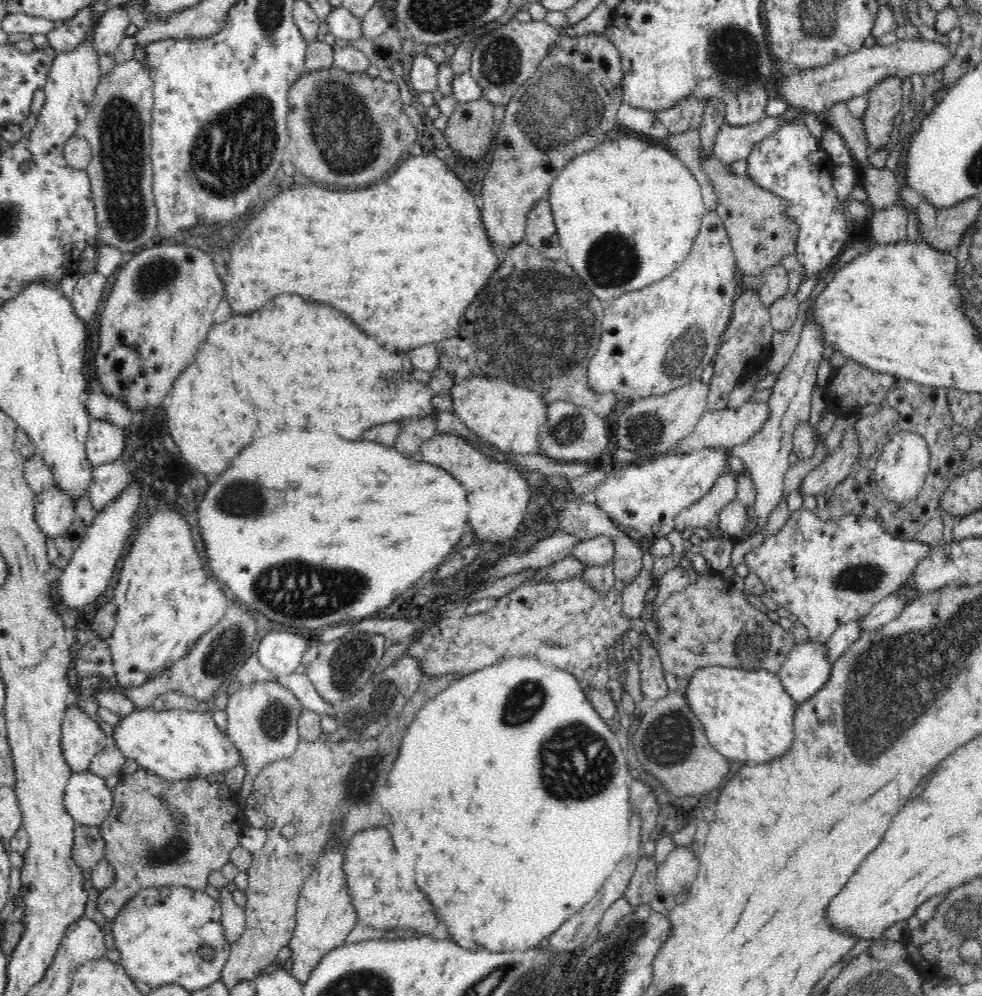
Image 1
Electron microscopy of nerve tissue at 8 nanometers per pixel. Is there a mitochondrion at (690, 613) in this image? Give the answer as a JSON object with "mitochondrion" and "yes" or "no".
{"mitochondrion":"no"}

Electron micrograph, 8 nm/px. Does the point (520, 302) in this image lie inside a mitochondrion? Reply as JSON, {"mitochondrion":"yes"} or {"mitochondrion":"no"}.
{"mitochondrion":"yes"}

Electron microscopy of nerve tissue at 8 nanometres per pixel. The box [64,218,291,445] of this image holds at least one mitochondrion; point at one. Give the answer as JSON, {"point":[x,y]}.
{"point":[162,271]}

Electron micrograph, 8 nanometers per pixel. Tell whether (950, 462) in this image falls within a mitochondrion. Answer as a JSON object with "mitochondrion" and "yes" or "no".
{"mitochondrion":"no"}

